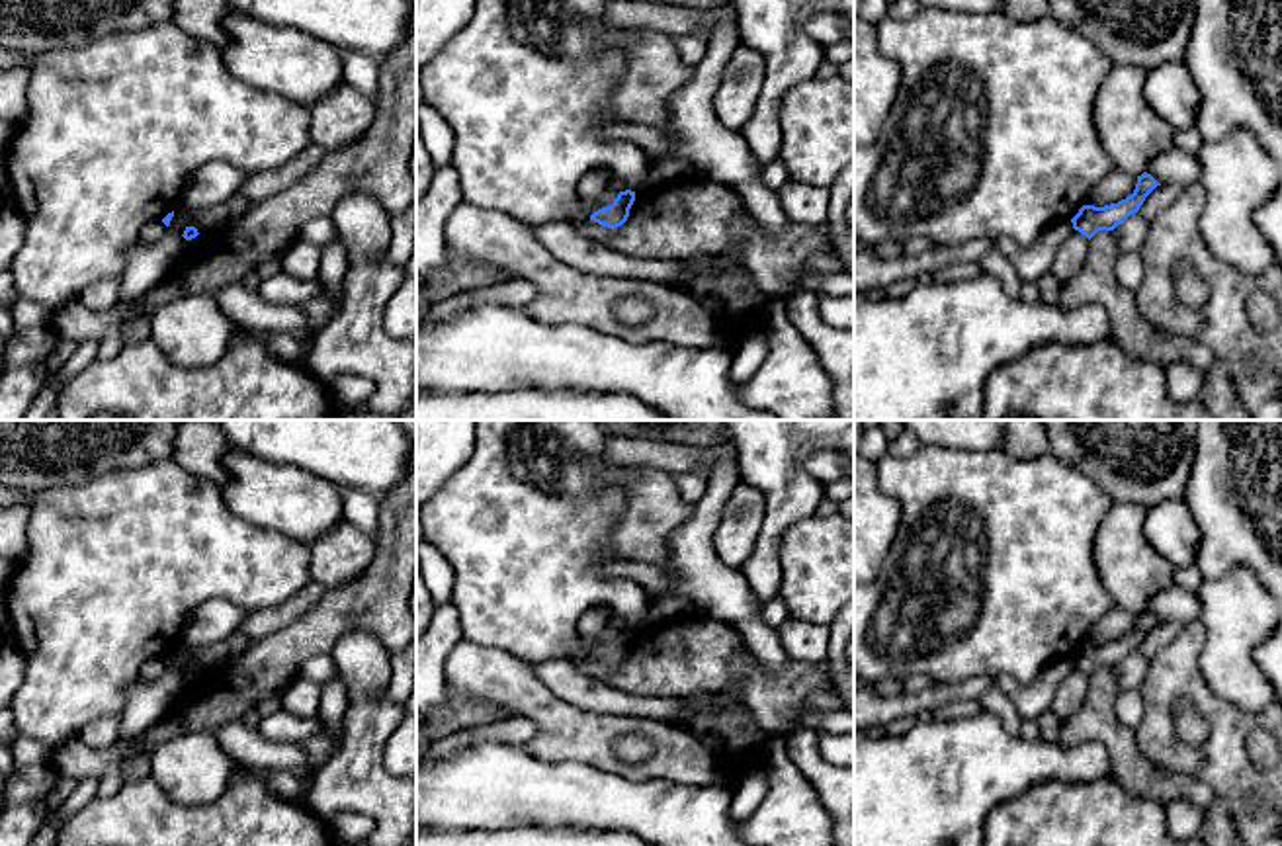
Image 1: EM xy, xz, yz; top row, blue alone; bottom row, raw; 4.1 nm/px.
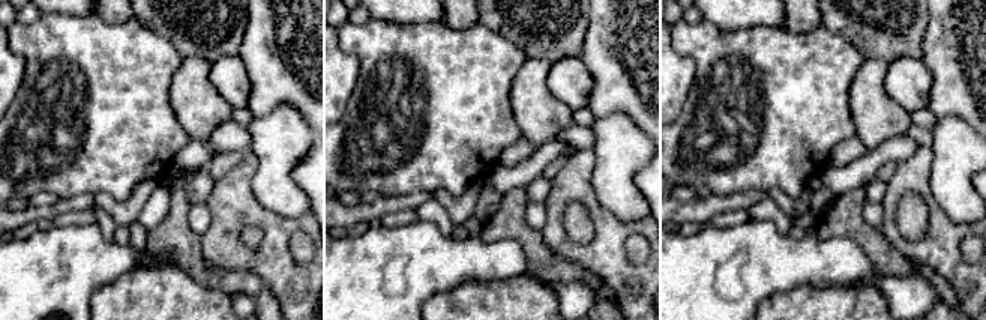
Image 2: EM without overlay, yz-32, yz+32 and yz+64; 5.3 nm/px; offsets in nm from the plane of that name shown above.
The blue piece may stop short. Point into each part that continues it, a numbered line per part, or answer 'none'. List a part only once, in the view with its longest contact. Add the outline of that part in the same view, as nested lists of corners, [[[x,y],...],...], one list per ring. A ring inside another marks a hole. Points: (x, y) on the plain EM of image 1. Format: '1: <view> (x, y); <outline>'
none

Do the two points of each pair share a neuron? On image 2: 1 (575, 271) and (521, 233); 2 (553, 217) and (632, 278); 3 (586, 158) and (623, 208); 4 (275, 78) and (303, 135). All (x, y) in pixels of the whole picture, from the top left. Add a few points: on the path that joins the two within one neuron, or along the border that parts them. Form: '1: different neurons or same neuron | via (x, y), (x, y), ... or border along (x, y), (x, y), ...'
1: same neuron | via (562, 271), (535, 247)
2: same neuron | via (562, 239), (575, 253), (602, 256), (610, 263)
3: different neurons | border along (592, 147), (595, 170), (590, 185), (601, 203)
4: different neurons | border along (254, 116), (288, 102), (308, 125)

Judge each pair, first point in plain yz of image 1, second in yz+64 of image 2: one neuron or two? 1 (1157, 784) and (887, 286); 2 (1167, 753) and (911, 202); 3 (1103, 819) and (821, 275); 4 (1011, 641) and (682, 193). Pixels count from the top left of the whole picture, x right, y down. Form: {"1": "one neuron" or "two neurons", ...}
{"1": "two neurons", "2": "two neurons", "3": "two neurons", "4": "two neurons"}

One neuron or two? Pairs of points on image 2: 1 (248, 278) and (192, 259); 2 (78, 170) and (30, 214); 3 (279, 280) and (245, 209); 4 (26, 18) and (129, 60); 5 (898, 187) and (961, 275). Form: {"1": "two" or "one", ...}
{"1": "one", "2": "two", "3": "one", "4": "two", "5": "one"}

